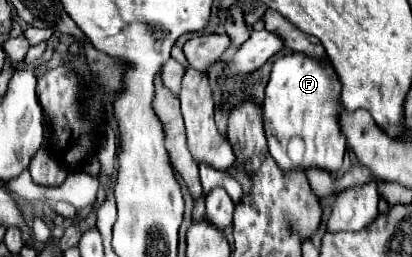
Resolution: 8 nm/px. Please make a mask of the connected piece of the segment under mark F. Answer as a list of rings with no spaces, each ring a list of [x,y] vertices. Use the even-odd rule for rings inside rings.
[[[293,52],[293,54],[287,54],[287,56],[277,58],[273,63],[271,78],[269,78],[269,84],[267,84],[267,88],[265,88],[263,120],[265,120],[265,134],[267,134],[267,142],[269,142],[269,152],[271,152],[271,156],[275,158],[275,162],[281,166],[281,170],[293,170],[293,168],[307,170],[307,168],[315,166],[315,168],[321,168],[321,170],[327,170],[327,172],[337,172],[337,170],[343,166],[343,156],[345,156],[345,148],[347,148],[347,144],[345,144],[345,136],[343,136],[343,132],[341,132],[341,128],[339,128],[339,122],[337,122],[337,112],[339,112],[339,110],[337,110],[337,100],[339,100],[339,92],[341,92],[341,84],[339,84],[339,80],[337,80],[335,72],[333,72],[331,68],[321,66],[319,62],[313,62],[313,58],[309,58],[309,56],[305,56],[305,54],[297,54],[297,52]],[[297,139],[303,141],[304,152],[302,156],[295,156],[301,158],[291,159],[289,158],[289,154],[287,154],[287,144],[289,144],[290,141],[296,141]]]

